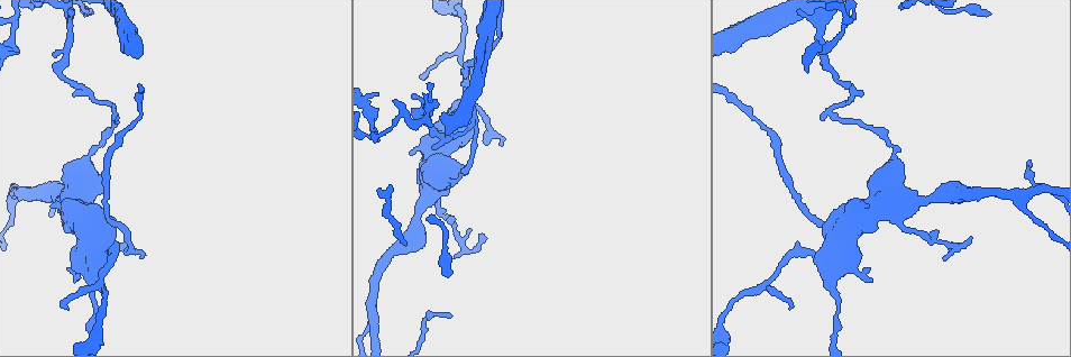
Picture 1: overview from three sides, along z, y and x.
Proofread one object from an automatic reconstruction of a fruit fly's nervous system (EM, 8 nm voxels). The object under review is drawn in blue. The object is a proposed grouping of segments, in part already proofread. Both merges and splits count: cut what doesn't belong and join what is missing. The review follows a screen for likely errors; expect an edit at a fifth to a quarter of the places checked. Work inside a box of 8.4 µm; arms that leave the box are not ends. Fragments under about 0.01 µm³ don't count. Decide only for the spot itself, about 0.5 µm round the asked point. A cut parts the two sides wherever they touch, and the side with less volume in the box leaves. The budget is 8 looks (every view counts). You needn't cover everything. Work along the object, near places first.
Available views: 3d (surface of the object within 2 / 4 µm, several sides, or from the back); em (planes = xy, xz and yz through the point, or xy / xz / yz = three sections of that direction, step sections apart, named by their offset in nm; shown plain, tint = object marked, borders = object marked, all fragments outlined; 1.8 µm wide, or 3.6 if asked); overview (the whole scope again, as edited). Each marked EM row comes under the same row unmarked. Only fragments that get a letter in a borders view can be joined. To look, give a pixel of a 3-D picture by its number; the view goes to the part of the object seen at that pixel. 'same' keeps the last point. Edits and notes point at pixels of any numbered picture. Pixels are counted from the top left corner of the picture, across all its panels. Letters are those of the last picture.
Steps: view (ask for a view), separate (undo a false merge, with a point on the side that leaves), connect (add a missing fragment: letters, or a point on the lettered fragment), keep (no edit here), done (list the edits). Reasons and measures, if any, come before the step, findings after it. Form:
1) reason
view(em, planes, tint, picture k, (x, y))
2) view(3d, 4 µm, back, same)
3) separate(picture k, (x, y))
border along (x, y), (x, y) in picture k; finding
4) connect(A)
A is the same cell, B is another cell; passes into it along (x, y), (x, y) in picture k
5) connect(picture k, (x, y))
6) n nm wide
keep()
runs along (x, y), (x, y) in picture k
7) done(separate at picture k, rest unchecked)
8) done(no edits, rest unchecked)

sharp bend
view(3d, 2 µm, picture 1, (15, 15))

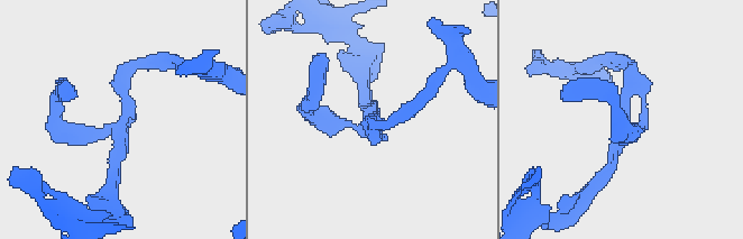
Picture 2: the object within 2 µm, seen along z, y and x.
3 arms
view(em, planes, borders, picture 2, (375, 118))

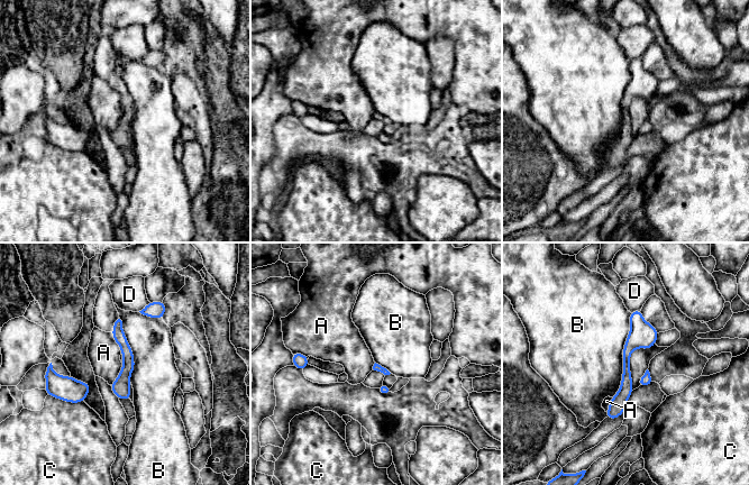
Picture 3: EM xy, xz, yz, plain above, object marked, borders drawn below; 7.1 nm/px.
B touches over 650 nm
keep()
A, B, C and D are other cells; runs along (638, 312), (626, 390), (610, 415) in picture 3; all the same cell

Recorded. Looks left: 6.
abrupt turn
view(em, xy, step 8, tint, picture 1, (831, 110))

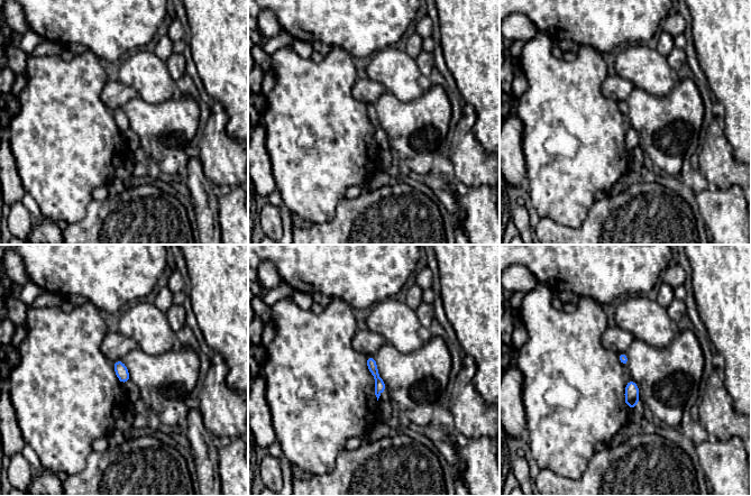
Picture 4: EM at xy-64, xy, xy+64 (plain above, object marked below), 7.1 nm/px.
view(em, planes, borders, same)

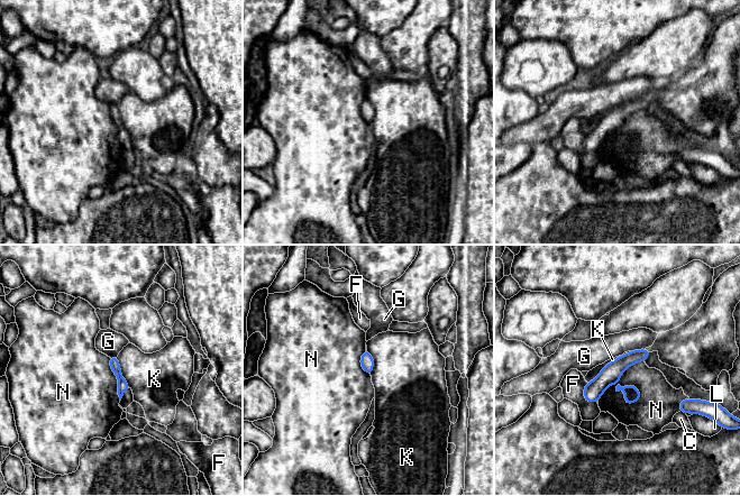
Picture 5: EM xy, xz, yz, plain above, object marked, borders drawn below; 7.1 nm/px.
separate(picture 5, (115, 365))
C, F, G, K, L and N are other cells; the part that leaves runs along (647, 352), (622, 363), (587, 397) in picture 5; two cells meet here

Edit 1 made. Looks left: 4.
redraw
view(overview)

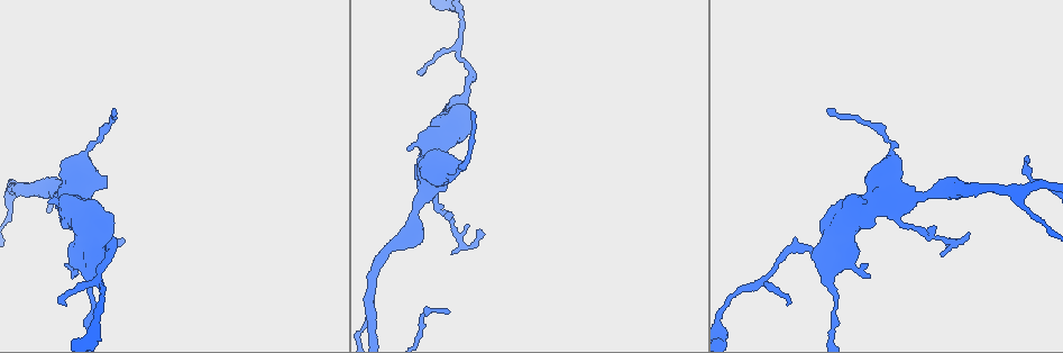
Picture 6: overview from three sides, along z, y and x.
tapers out
view(em, planes, borders, picture 6, (425, 70))

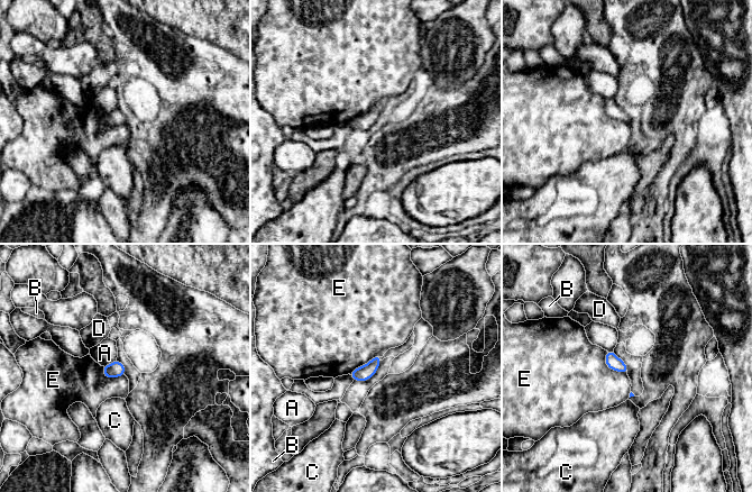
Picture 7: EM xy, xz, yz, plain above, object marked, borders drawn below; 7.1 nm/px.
keep()
A, B, C, D and E are other cells; border along (605, 351), (605, 364), (626, 374) in picture 7; none of them fits

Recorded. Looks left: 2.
done(separate at picture 5, rest unchecked)

